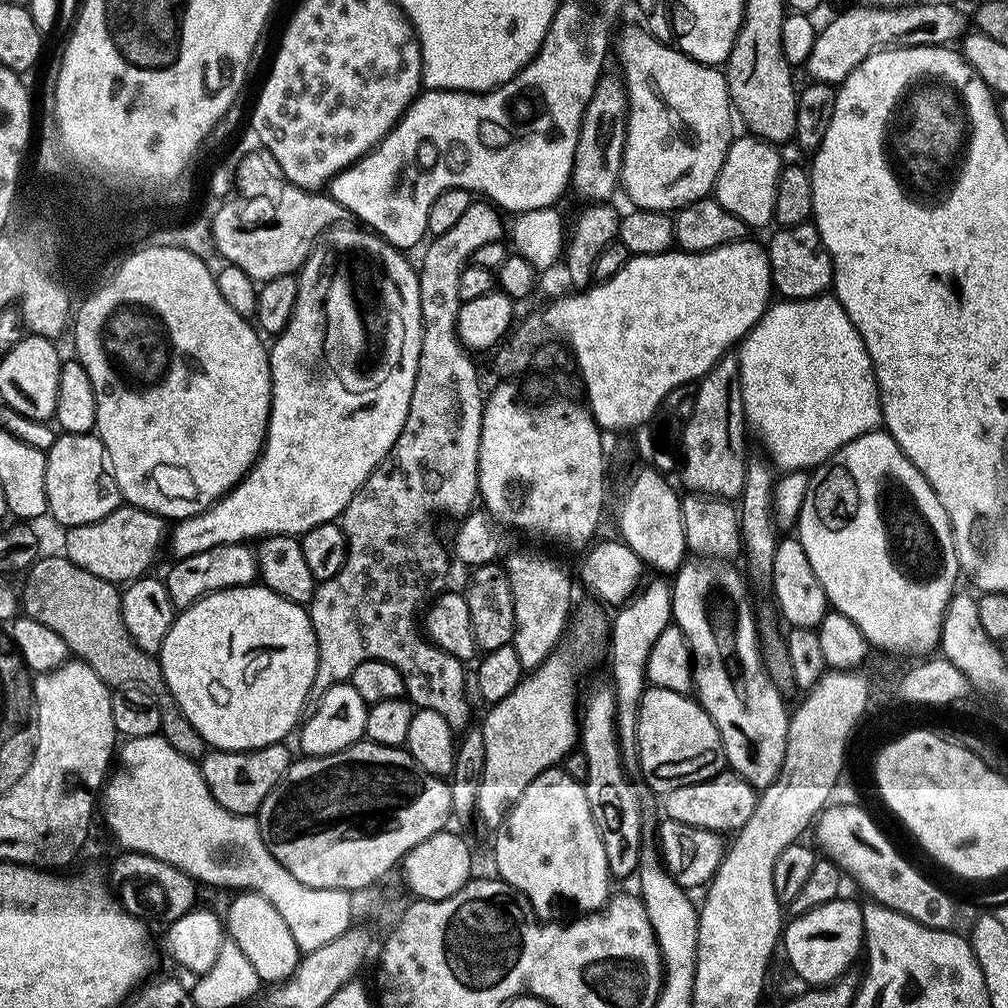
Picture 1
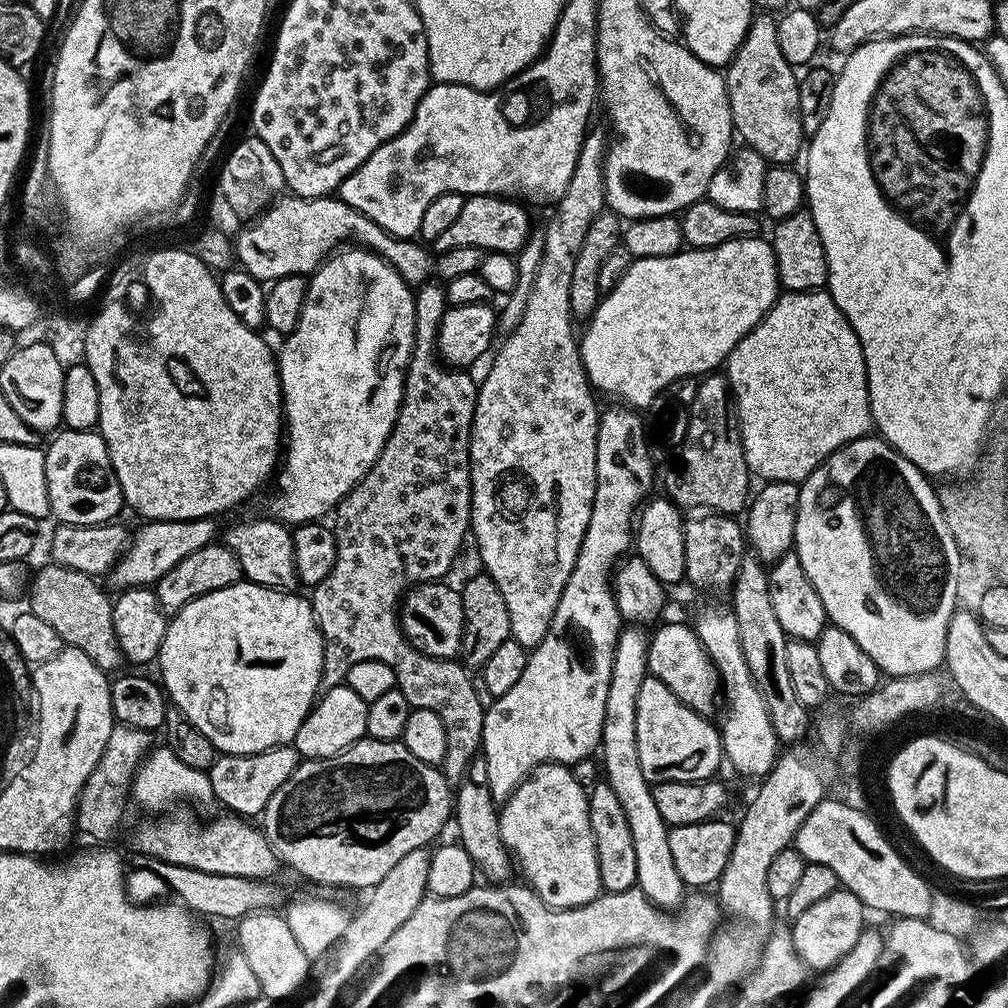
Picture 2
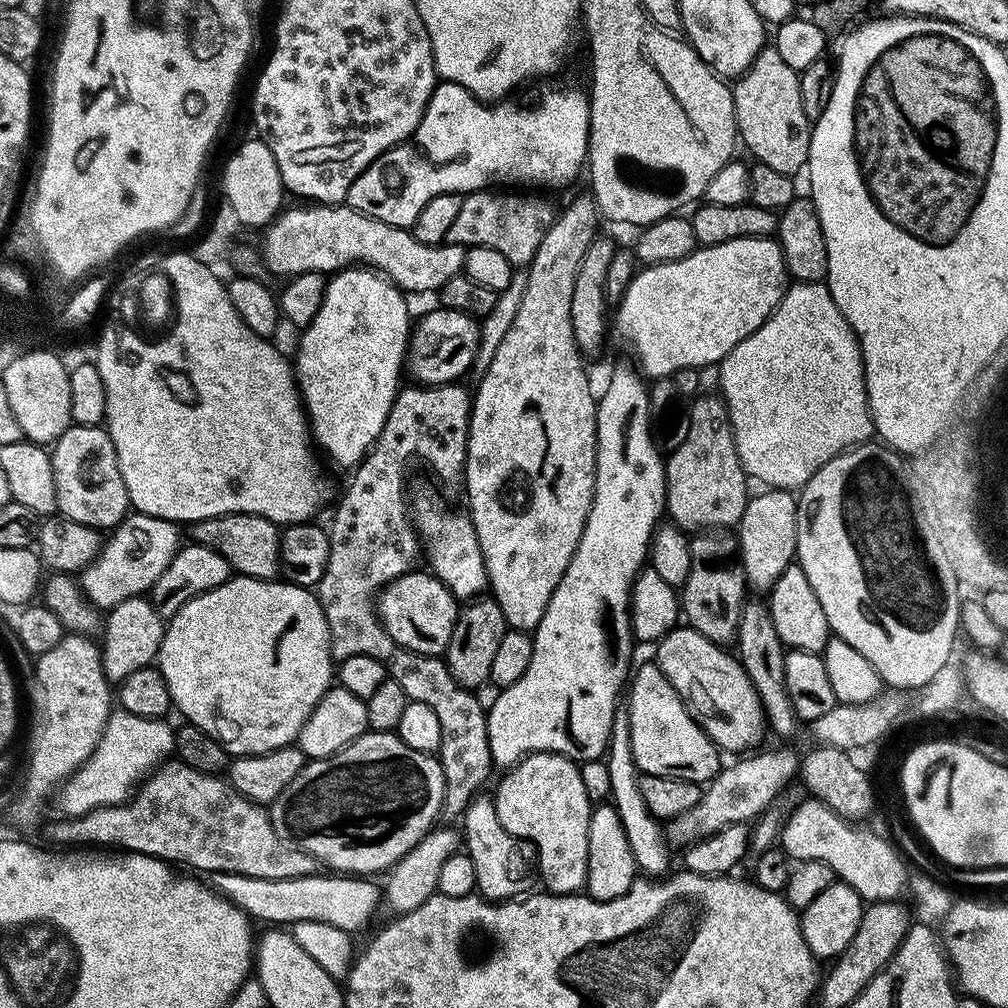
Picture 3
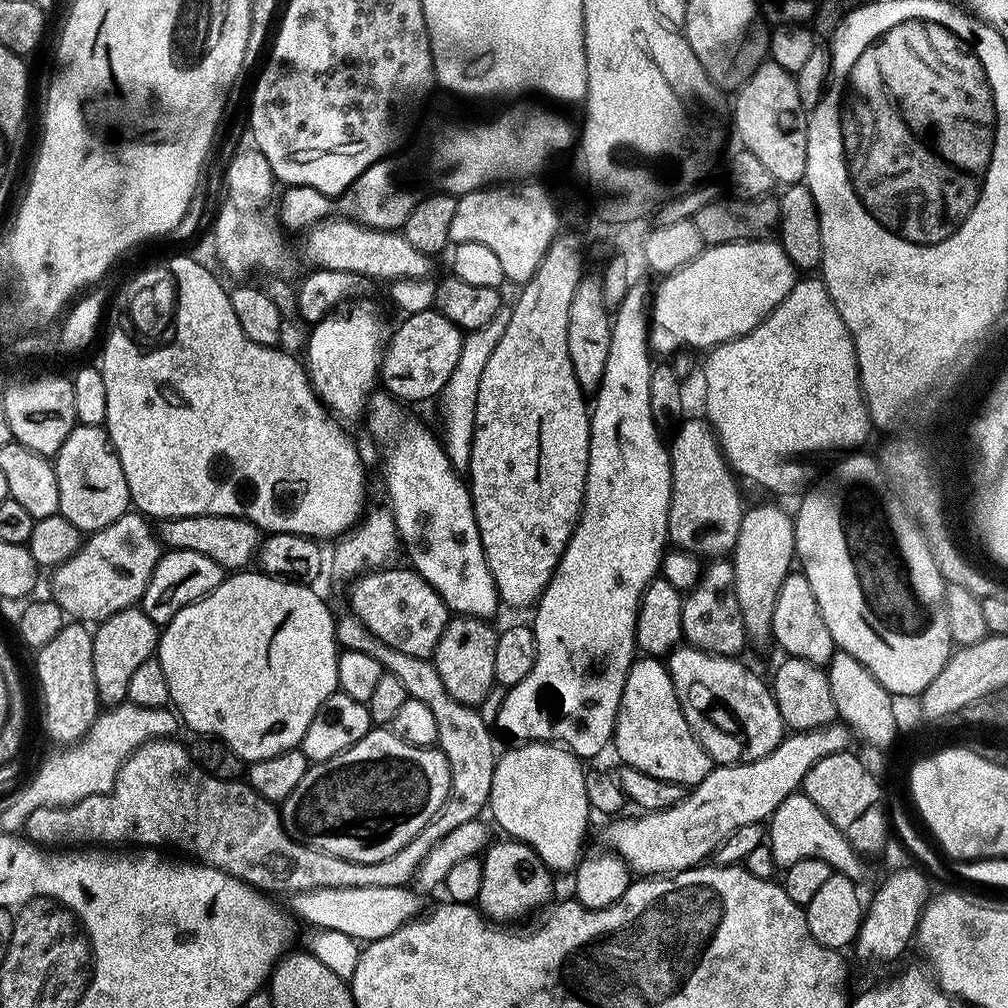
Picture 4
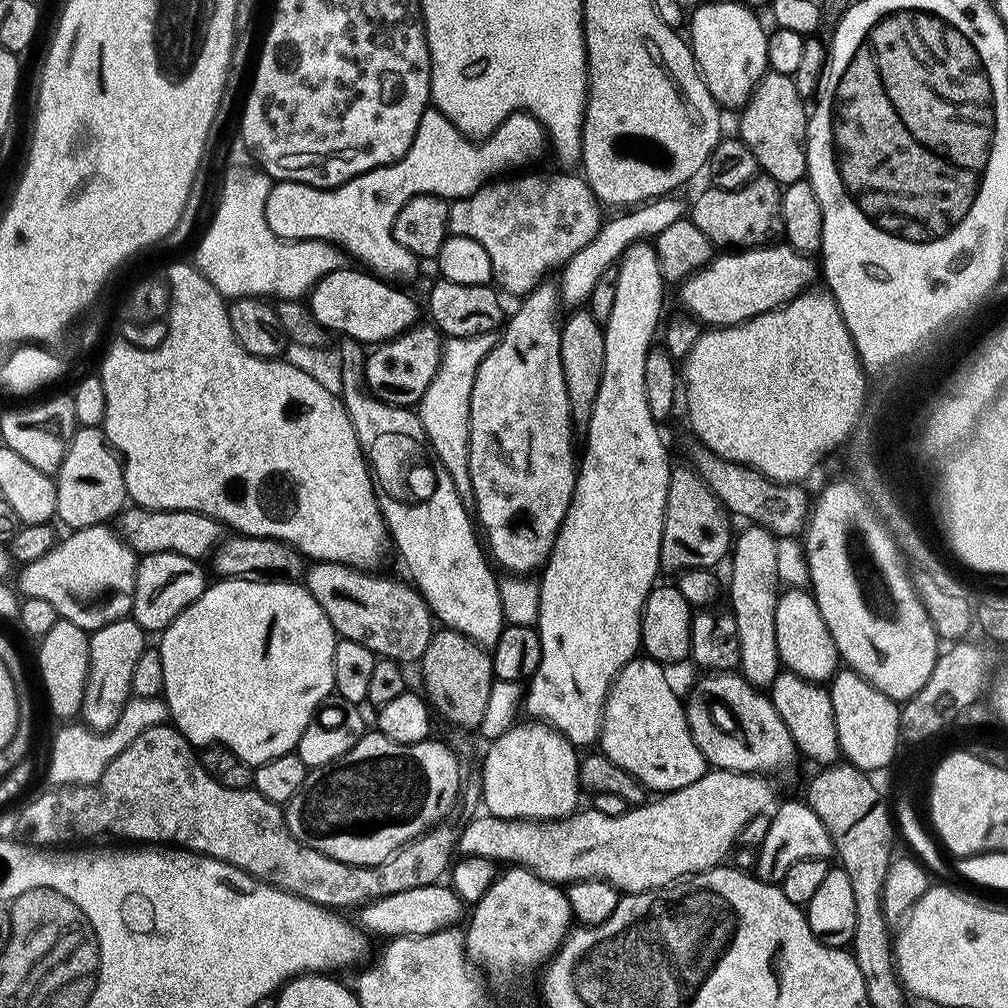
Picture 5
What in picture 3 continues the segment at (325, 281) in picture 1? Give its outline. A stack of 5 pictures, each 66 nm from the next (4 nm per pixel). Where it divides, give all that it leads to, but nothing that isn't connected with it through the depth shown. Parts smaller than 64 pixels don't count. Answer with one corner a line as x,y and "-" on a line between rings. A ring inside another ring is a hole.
353,266
350,268
345,268
333,275
331,279
325,283
324,286
324,297
322,298
320,305
318,306
318,310
314,314
314,318
308,325
303,329
304,332
300,336
300,345
296,348
296,360
294,356
294,375
296,377
296,383
299,387
300,394
302,397
302,407
310,421
310,436
311,439
314,441
315,447
317,449
321,448
322,451
325,452
326,455
329,456
330,459
333,460
336,464
341,464
342,467
348,468
347,470
355,469
356,465
360,463
361,460
364,459
365,456
368,455
368,450
371,448
372,443
376,441
378,438
378,434
382,434
382,430
384,429
384,423
386,422
386,418
388,417
388,411
392,409
392,403
394,402
394,398
396,397
398,389
401,387
402,381
400,381
400,372
402,376
402,367
406,360
406,351
408,349
408,337
410,335
410,320
408,324
408,304
406,301
405,293
401,292
399,288
396,287
395,284
392,283
392,281
387,280
384,276
380,275
379,272
370,269
365,268
363,266
-
133,511
125,516
115,528
111,529
109,536
112,537
109,540
107,537
101,543
100,553
79,573
78,583
85,601
97,610
110,610
130,598
144,596
156,585
162,570
166,570
166,566
170,566
170,562
182,547
180,532
176,528
179,527
173,521
163,520
157,516
147,516
138,511

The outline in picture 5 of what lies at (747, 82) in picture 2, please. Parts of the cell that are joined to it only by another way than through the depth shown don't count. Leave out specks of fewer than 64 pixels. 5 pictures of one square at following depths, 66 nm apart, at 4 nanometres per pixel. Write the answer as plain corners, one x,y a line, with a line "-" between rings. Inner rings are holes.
769,71
756,83
752,97
739,113
739,139
743,140
750,154
754,154
757,169
781,186
807,177
809,115
805,97
798,94
791,76
774,71

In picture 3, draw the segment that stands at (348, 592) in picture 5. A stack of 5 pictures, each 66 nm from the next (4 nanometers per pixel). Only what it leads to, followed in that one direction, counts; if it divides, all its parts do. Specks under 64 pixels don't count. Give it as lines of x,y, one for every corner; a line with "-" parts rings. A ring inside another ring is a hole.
413,570
394,578
379,593
376,610
384,633
397,649
417,652
420,656
443,657
456,625
458,601
455,594
431,571

